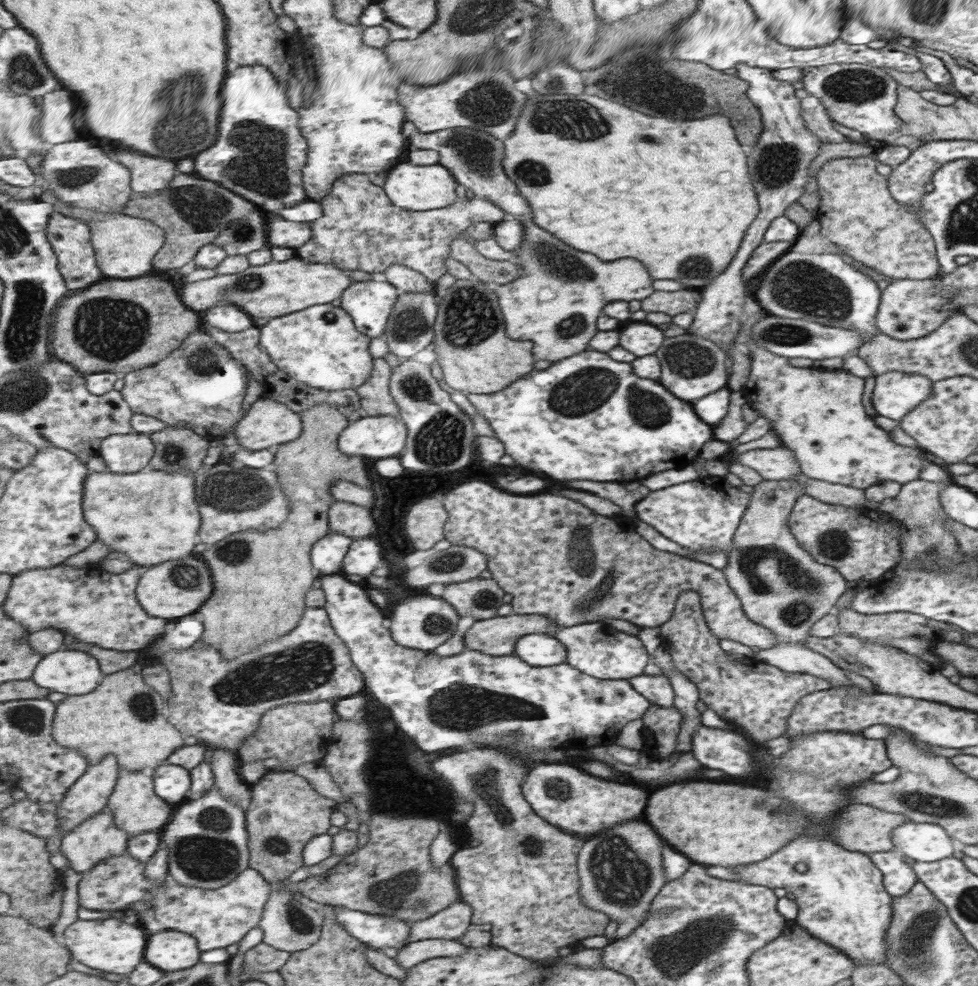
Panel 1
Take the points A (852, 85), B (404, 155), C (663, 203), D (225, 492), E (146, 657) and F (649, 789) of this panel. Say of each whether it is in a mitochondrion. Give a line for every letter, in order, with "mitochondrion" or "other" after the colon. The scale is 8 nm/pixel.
A: mitochondrion
B: other
C: other
D: mitochondrion
E: other
F: other

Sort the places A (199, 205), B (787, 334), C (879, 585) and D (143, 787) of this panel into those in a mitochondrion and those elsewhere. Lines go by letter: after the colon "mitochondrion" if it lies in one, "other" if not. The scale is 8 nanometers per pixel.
A: mitochondrion
B: mitochondrion
C: other
D: other

